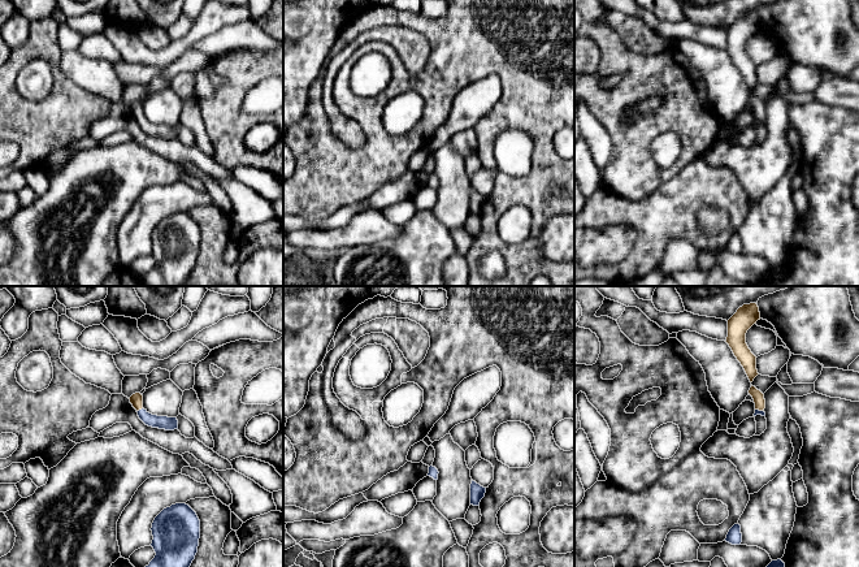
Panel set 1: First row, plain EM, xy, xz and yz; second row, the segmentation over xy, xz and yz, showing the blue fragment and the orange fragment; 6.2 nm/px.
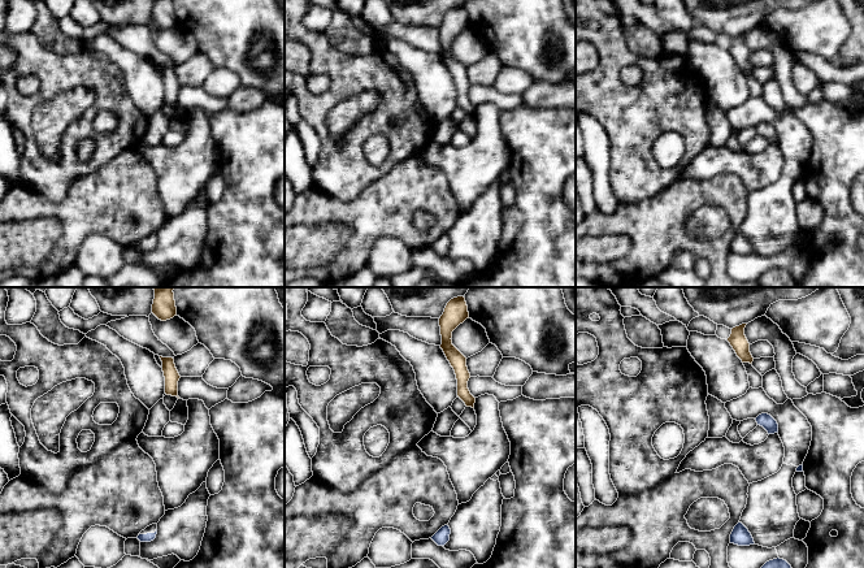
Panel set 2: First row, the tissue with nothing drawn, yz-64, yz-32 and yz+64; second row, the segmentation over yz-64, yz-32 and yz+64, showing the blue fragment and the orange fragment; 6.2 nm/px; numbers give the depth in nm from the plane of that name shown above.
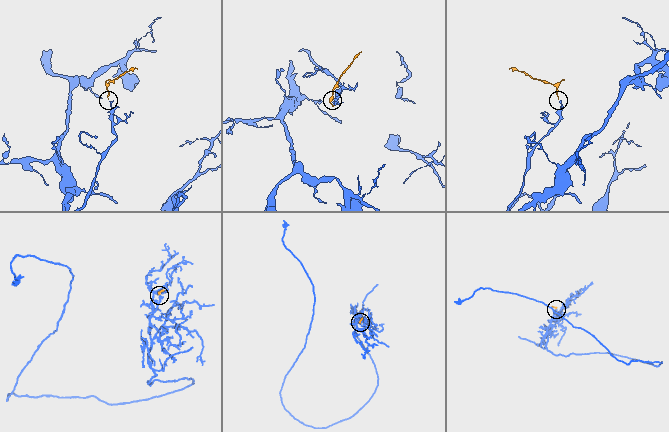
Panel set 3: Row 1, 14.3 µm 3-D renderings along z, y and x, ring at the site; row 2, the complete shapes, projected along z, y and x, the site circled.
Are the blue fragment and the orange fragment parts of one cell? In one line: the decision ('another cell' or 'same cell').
same cell

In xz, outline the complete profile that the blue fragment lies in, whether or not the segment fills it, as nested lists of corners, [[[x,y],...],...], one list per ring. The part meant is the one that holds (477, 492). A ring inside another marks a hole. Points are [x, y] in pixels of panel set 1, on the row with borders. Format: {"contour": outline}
{"contour": [[[472,480],[470,484],[470,505],[480,506],[481,499],[485,497],[486,488],[481,486]]]}

